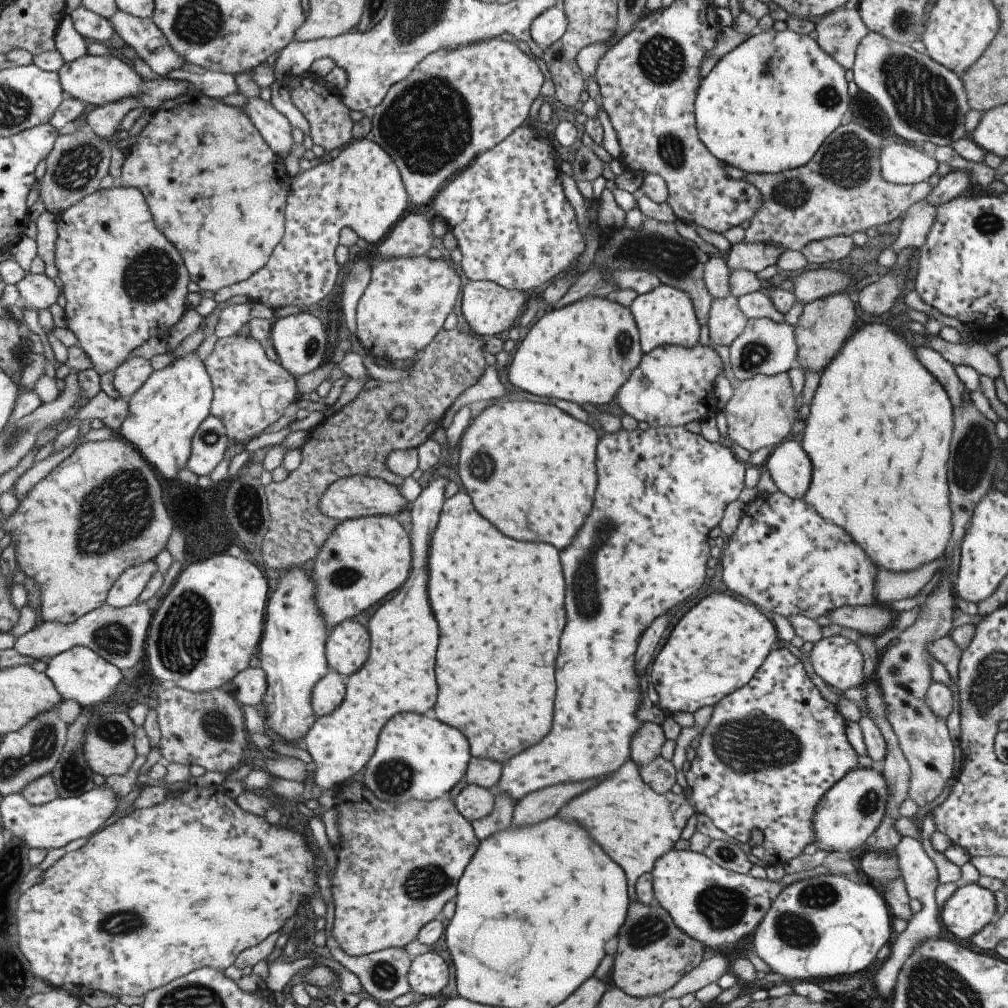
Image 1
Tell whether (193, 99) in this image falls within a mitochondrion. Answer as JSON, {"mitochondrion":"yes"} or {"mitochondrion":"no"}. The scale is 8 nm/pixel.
{"mitochondrion":"no"}

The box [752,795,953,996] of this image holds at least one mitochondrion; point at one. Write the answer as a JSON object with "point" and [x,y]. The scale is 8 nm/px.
{"point":[796,928]}

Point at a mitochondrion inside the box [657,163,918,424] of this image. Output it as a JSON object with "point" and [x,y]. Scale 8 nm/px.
{"point":[758,353]}

